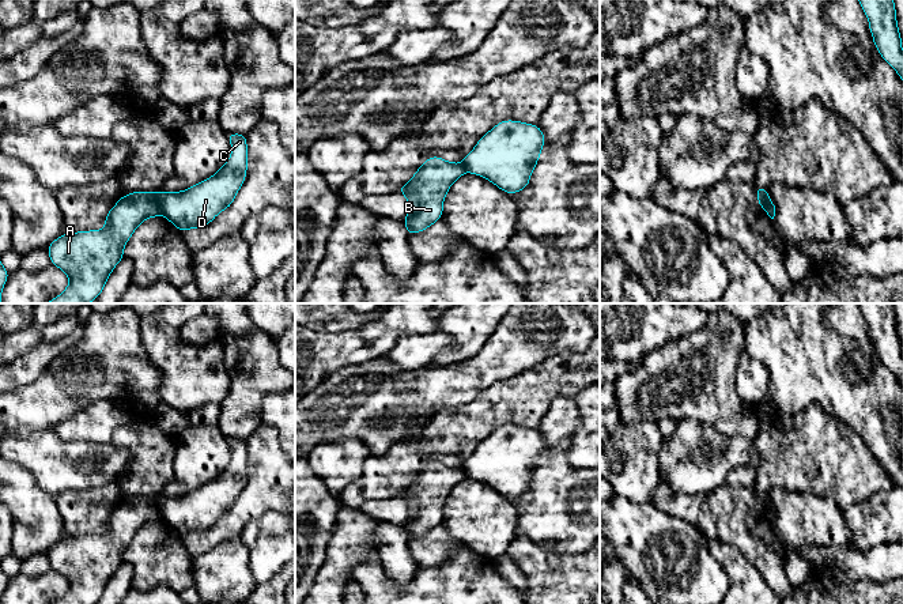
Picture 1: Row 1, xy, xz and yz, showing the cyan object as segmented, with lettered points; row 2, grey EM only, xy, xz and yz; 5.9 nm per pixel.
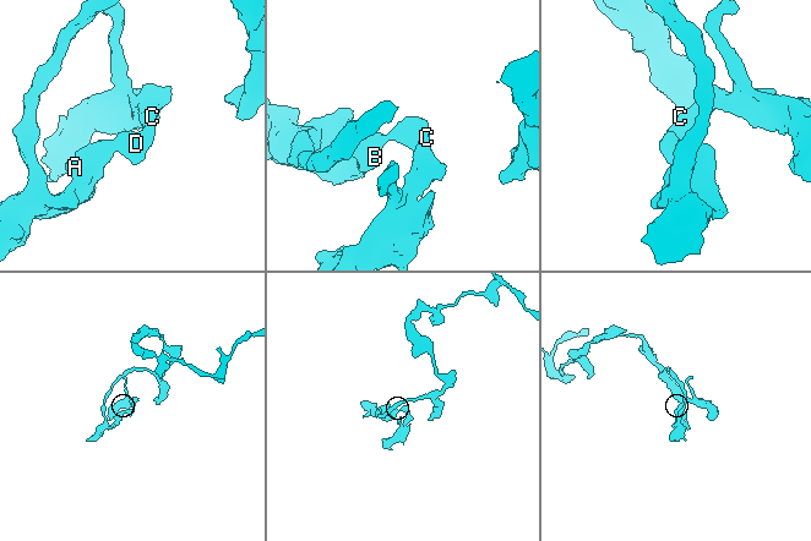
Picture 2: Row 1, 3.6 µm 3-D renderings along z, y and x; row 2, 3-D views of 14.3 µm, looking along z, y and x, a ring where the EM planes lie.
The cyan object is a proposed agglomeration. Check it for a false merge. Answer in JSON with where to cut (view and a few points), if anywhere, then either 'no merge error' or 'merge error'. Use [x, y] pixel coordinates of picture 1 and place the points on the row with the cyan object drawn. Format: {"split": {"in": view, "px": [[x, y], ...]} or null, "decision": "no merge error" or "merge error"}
{"split": {"in": "xy", "px": [[155, 193], [161, 212]]}, "decision": "merge error"}

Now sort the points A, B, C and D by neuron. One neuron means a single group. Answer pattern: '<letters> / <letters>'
A B / C D

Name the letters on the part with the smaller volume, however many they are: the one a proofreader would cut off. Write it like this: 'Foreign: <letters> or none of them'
Foreign: C, D

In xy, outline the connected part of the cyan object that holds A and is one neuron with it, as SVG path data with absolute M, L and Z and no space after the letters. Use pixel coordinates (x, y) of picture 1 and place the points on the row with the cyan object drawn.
M132 192L118 199L116 205L106 214L103 230L68 231L56 238L48 248L53 265L64 271L69 279L67 288L46 303L88 303L95 301L112 271L124 257L124 248L133 231L150 218L160 215L156 193Z

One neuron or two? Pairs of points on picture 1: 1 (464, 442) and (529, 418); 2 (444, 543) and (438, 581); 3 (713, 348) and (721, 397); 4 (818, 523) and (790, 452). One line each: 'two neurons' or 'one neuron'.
1: one neuron
2: two neurons
3: one neuron
4: two neurons

